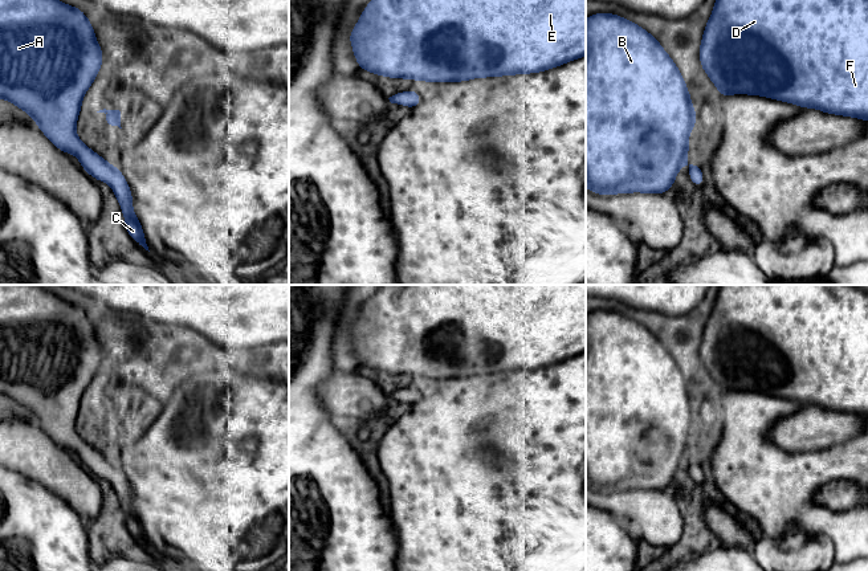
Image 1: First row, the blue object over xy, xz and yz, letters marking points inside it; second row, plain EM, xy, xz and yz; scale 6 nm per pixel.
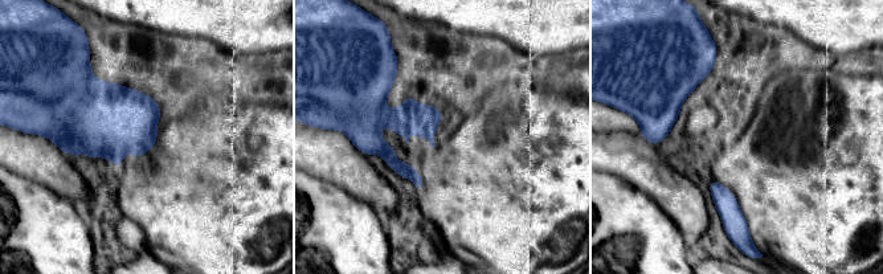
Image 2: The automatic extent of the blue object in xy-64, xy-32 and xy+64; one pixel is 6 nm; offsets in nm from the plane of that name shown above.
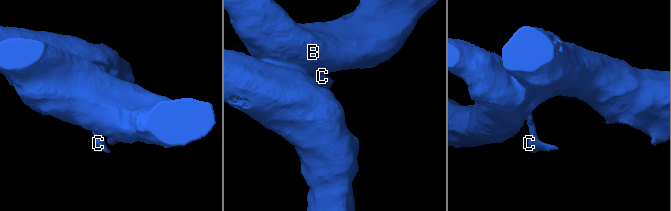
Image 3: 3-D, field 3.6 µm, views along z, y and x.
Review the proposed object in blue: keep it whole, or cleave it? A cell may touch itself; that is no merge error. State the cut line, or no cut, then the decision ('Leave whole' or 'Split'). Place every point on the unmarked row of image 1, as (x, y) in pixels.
No split. Leave whole

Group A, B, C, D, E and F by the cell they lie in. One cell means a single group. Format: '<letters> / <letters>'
A B C D E F

